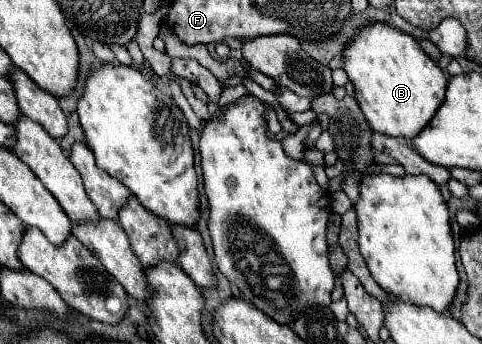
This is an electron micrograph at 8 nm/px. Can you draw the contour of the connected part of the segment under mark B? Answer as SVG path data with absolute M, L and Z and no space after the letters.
M383 23L363 27L343 51L349 79L355 85L355 97L373 131L403 137L411 141L431 121L445 99L447 75L419 47L417 39Z

